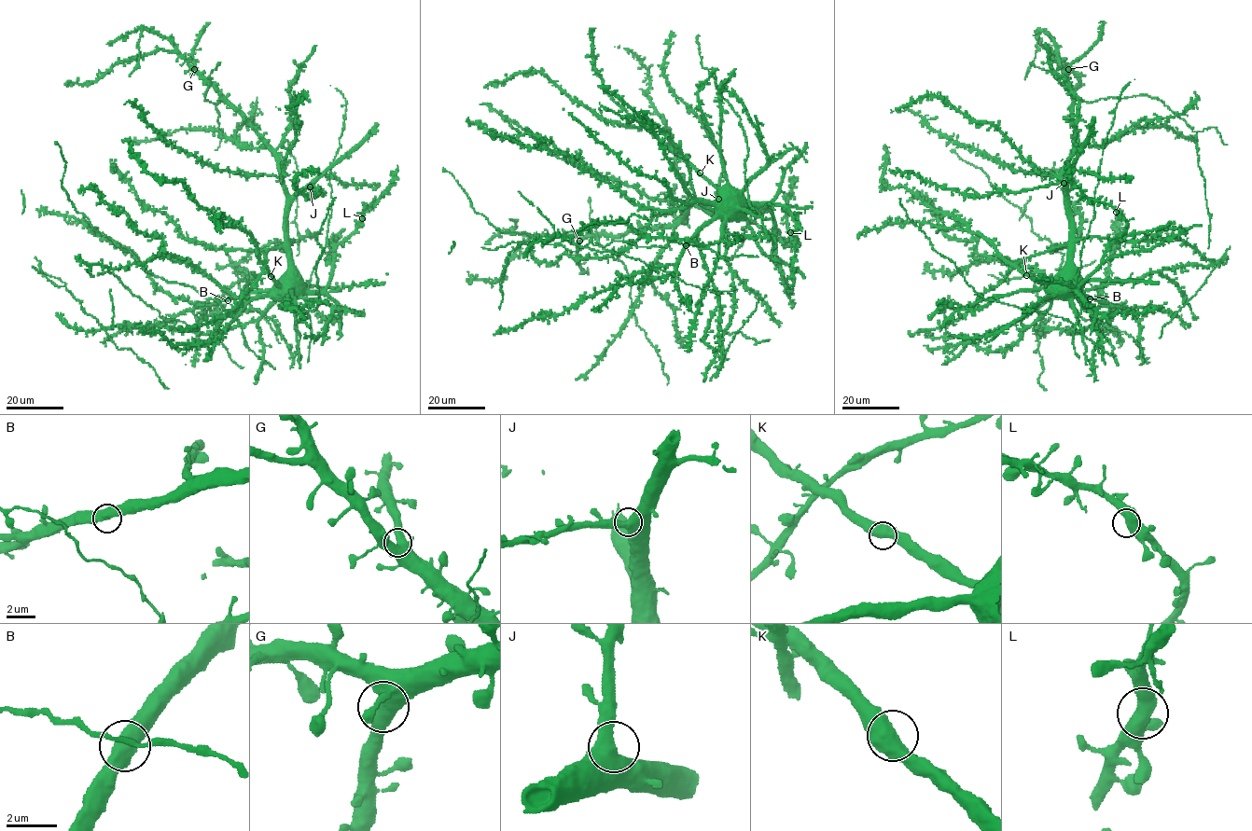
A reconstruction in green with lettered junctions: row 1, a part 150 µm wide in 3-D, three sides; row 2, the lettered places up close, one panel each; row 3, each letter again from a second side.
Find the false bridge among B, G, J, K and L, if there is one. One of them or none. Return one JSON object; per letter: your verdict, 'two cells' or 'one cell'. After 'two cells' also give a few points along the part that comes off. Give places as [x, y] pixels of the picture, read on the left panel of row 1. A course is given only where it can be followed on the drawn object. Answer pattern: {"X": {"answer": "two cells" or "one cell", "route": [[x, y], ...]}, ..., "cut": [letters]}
{"B": {"answer": "one cell"}, "G": {"answer": "one cell"}, "J": {"answer": "one cell"}, "K": {"answer": "one cell"}, "L": {"answer": "one cell"}, "cut": []}

